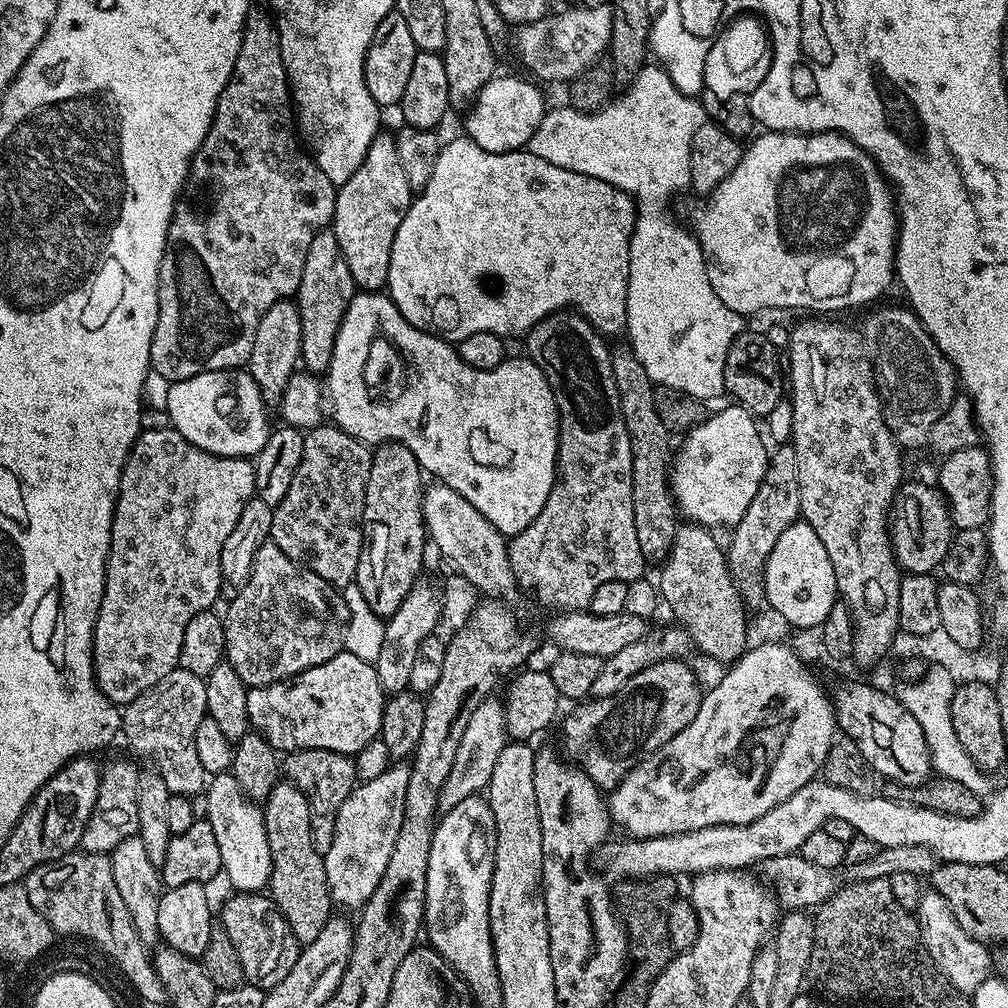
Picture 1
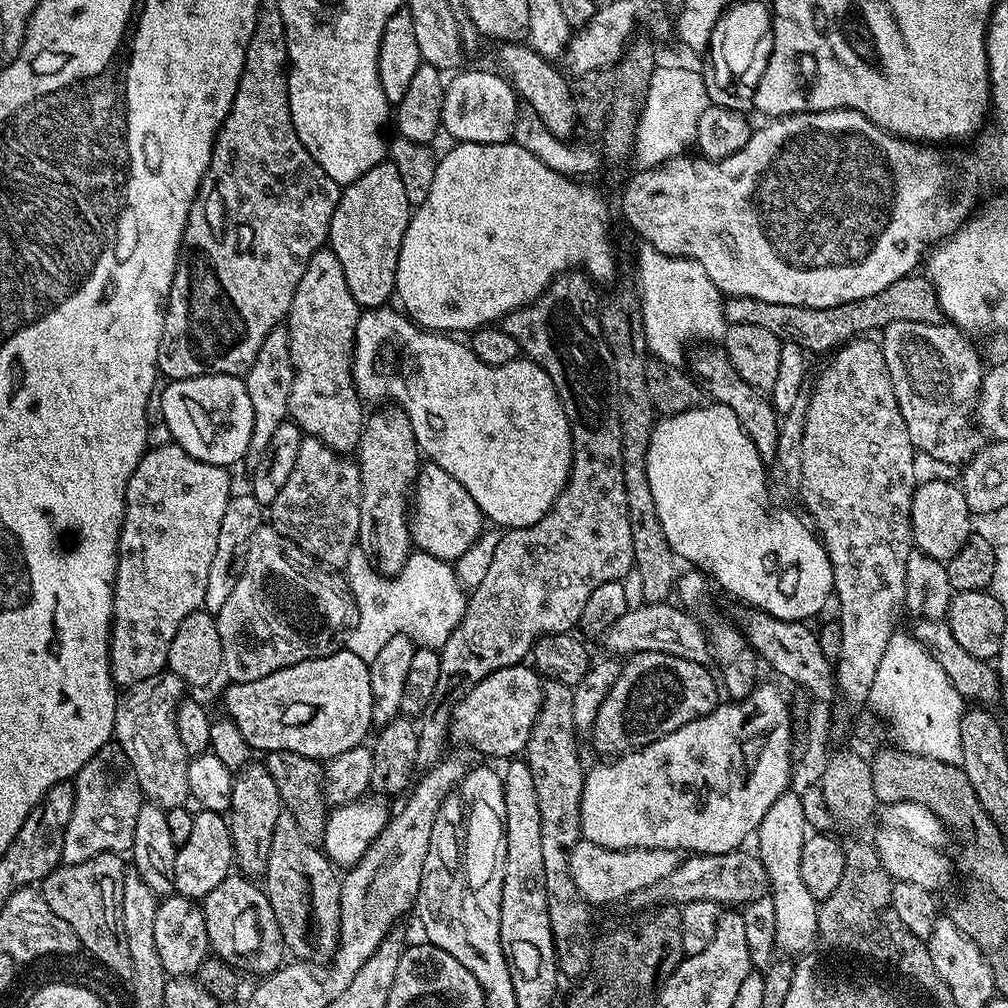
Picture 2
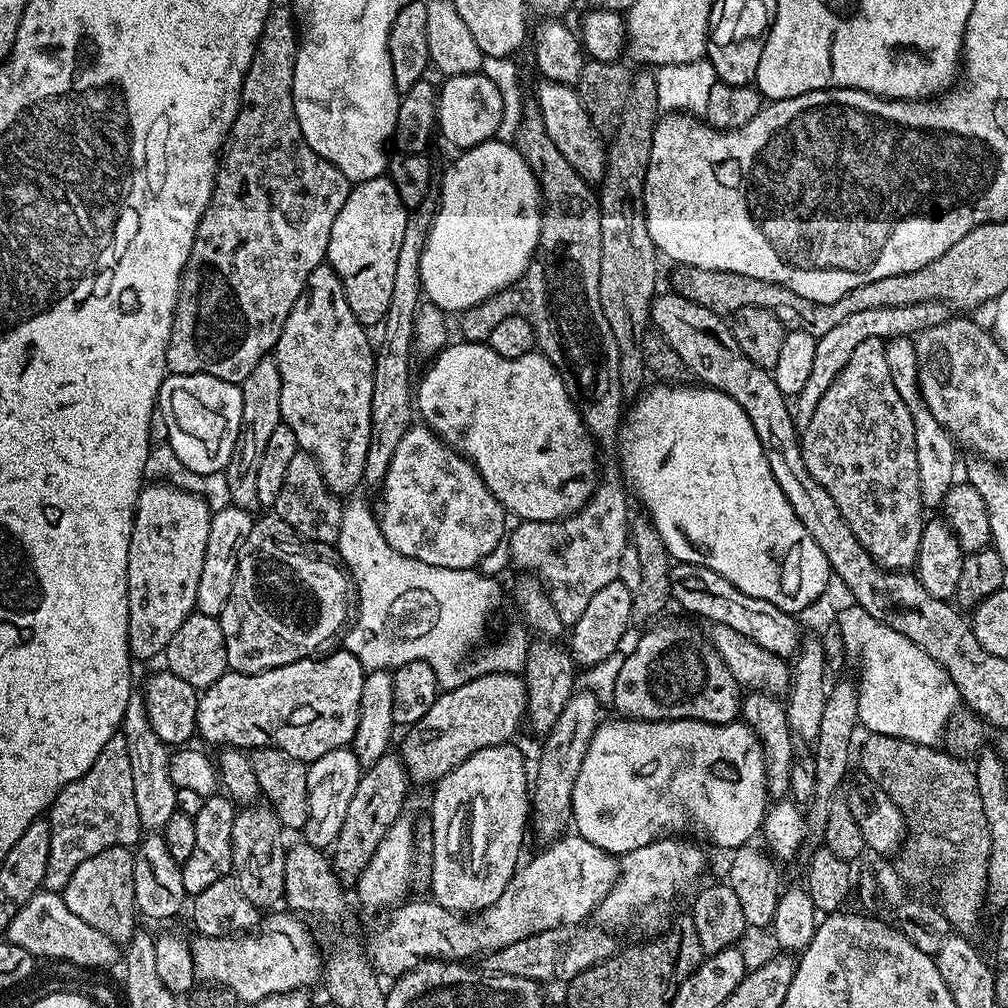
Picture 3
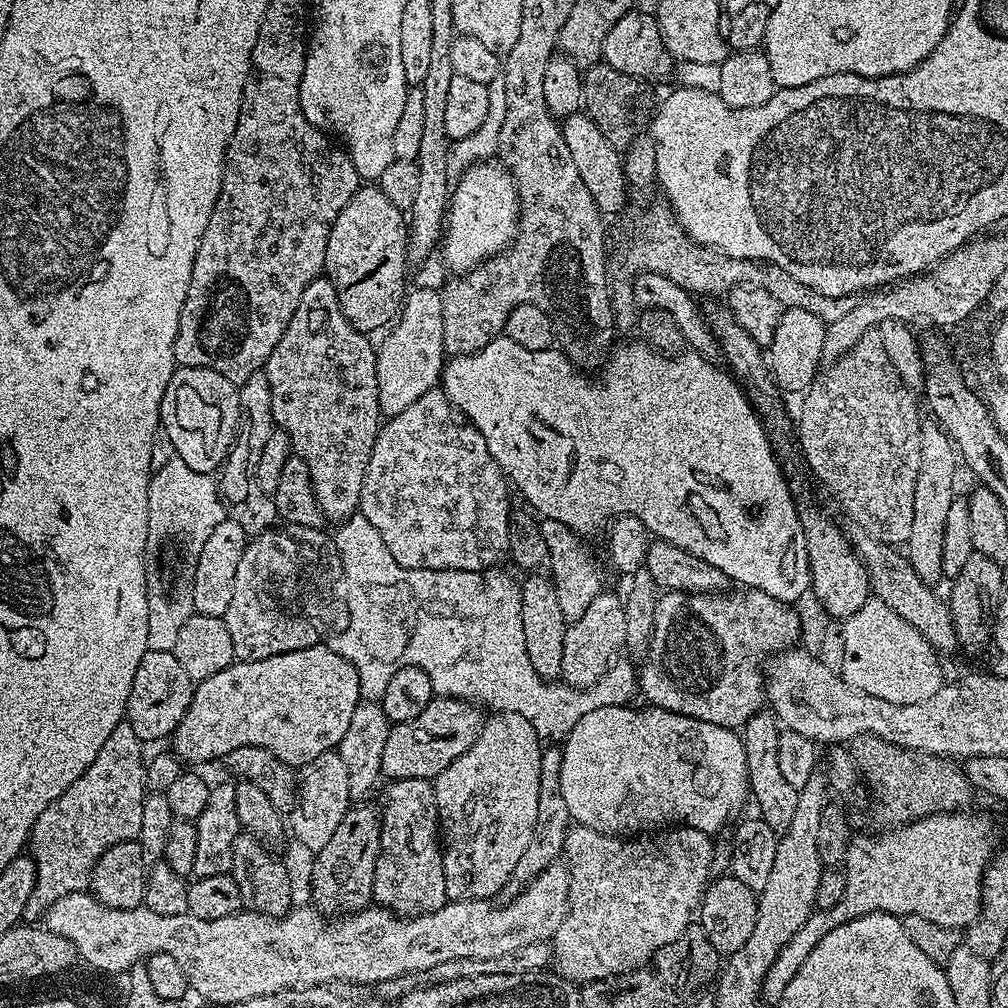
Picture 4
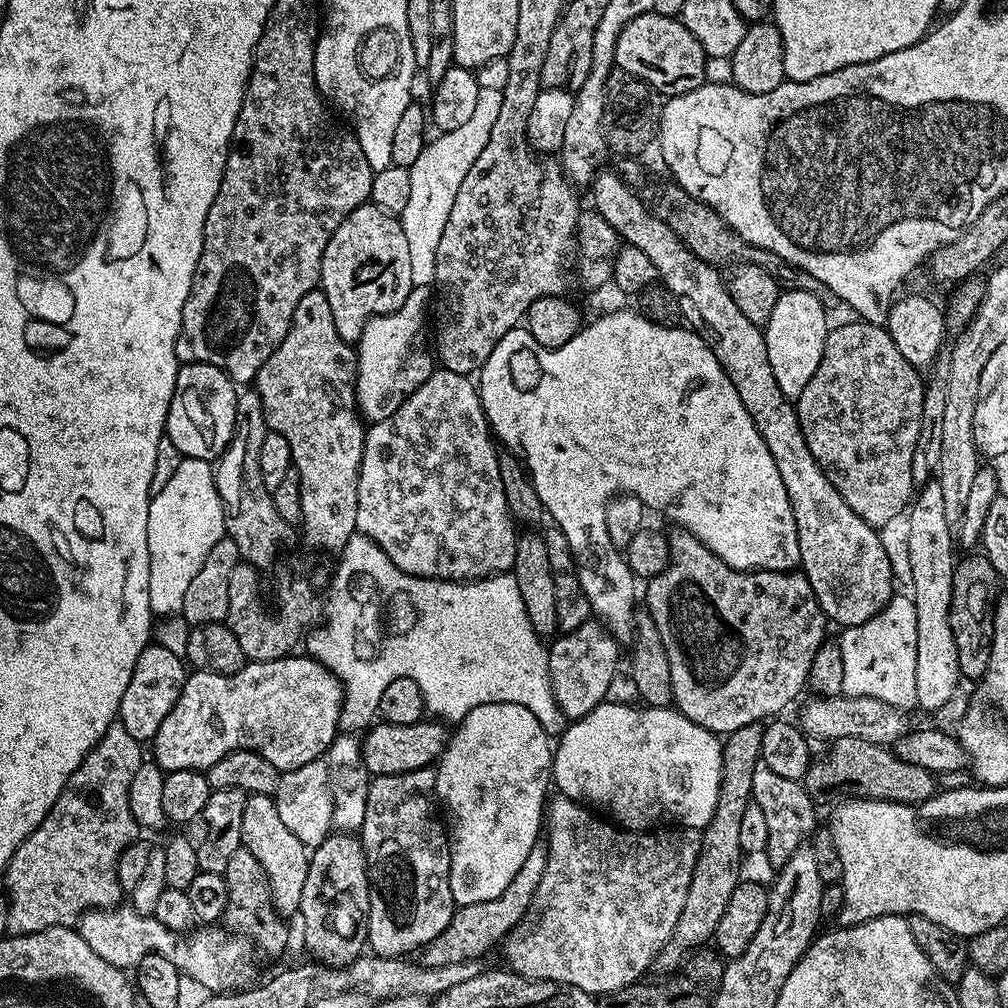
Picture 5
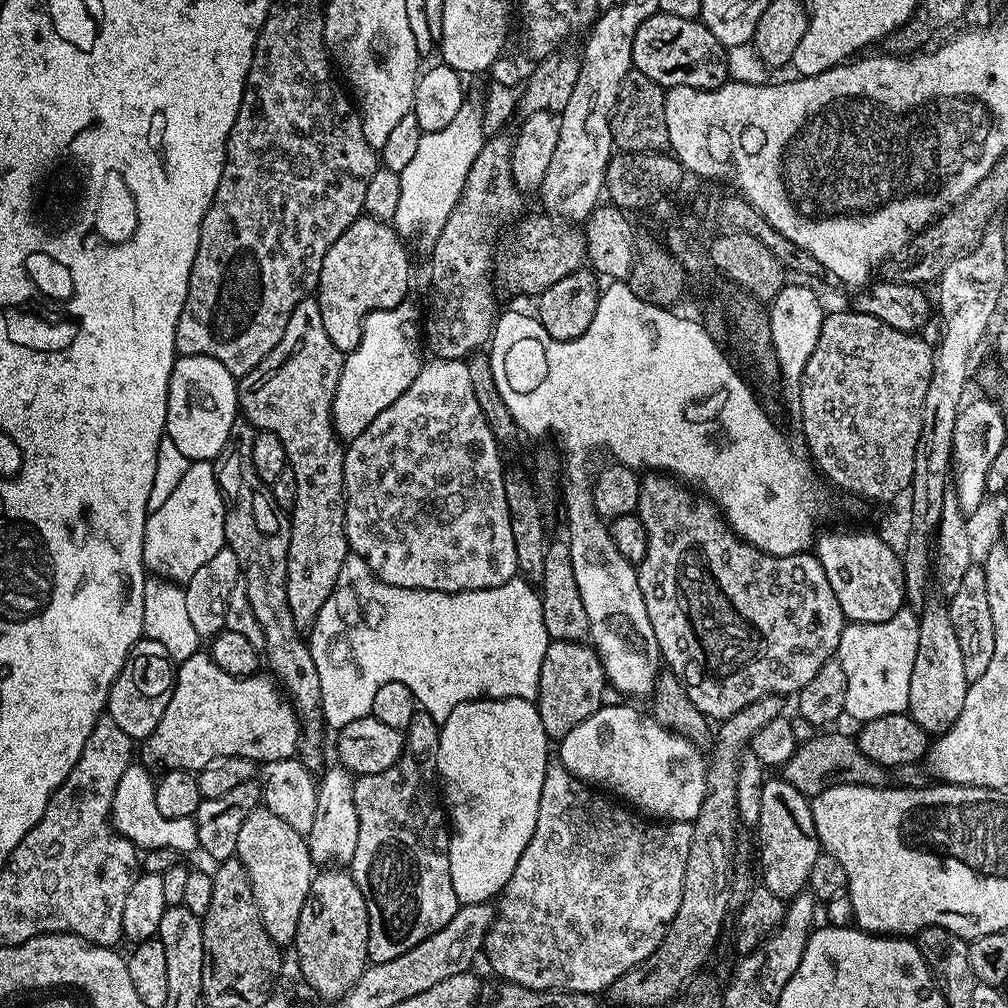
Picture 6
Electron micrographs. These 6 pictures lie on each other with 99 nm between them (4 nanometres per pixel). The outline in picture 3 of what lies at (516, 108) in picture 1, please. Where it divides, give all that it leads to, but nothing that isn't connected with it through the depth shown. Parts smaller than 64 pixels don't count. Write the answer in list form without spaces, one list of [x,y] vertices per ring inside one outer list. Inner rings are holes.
[[[483,71],[470,74],[458,74],[447,77],[438,88],[438,99],[436,102],[436,122],[439,135],[445,136],[456,150],[467,150],[486,144],[488,140],[495,137],[498,130],[498,122],[502,122],[502,94],[498,94],[498,86],[490,82],[490,78],[484,76]]]

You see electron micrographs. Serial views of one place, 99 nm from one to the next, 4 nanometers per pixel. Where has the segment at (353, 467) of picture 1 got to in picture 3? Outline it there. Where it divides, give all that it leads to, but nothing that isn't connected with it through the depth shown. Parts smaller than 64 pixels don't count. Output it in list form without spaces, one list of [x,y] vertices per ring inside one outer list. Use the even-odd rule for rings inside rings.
[[[298,451],[294,454],[294,459],[286,470],[286,479],[282,482],[282,490],[276,499],[274,512],[285,525],[289,524],[298,535],[305,536],[306,539],[313,540],[316,544],[332,546],[340,537],[344,504],[341,497],[335,496],[328,489],[322,478],[322,470],[318,466],[318,462],[314,462],[314,458],[309,452]]]

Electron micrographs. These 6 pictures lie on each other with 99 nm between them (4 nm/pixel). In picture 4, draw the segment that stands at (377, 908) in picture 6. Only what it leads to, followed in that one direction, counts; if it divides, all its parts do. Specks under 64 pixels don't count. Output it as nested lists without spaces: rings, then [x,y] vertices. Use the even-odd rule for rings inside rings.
[[[394,780],[384,792],[380,814],[380,853],[374,870],[372,899],[397,916],[421,916],[449,903],[444,873],[440,811],[431,780]]]

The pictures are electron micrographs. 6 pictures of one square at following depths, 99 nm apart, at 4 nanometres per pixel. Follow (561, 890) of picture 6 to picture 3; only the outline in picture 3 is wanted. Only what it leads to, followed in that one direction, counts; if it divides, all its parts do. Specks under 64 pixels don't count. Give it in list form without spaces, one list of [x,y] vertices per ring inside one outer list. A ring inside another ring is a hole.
[[[665,838],[650,842],[650,846],[630,850],[622,858],[620,879],[596,909],[595,919],[600,919],[597,921],[609,929],[616,928],[626,923],[635,912],[644,912],[659,900],[674,899],[687,884],[699,878],[704,868],[704,852],[699,847],[703,848],[692,838]]]

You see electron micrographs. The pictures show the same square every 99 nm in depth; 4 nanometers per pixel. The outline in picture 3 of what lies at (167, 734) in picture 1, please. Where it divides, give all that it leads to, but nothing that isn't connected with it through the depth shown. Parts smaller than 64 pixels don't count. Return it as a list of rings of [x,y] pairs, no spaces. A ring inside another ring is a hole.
[[[133,694],[126,706],[122,734],[126,738],[126,750],[130,750],[130,770],[134,770],[134,803],[138,806],[141,829],[159,833],[166,826],[170,814],[176,812],[176,787],[170,776],[169,745],[154,734],[150,718],[146,714],[144,697]]]

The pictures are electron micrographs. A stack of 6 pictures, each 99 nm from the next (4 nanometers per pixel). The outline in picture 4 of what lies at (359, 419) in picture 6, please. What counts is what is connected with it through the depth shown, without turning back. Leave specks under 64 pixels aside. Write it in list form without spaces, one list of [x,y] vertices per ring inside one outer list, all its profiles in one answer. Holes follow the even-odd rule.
[[[416,288],[403,297],[402,307],[394,323],[387,329],[388,337],[376,348],[376,378],[380,410],[385,417],[396,416],[422,394],[433,391],[441,383],[446,363],[442,338],[442,295],[432,288]]]

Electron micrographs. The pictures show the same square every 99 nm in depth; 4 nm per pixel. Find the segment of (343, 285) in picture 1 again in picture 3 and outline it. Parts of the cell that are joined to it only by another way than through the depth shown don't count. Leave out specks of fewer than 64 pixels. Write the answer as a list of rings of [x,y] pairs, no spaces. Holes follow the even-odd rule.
[[[325,262],[319,264],[310,274],[308,284],[302,290],[302,294],[298,294],[298,302],[294,302],[294,310],[290,314],[290,318],[286,318],[286,322],[282,326],[282,334],[278,338],[274,349],[276,357],[276,365],[278,366],[278,374],[282,374],[282,398],[280,399],[280,419],[286,425],[290,426],[290,430],[294,430],[294,438],[298,438],[298,446],[301,452],[309,452],[314,458],[314,462],[318,462],[318,466],[322,470],[322,478],[326,482],[328,489],[341,498],[348,498],[353,495],[352,492],[356,488],[356,483],[364,480],[364,471],[366,470],[366,450],[370,447],[370,398],[374,394],[374,370],[376,369],[376,358],[374,355],[374,344],[368,341],[365,325],[358,322],[358,318],[354,318],[354,314],[350,310],[350,302],[346,302],[346,290],[342,286],[342,282],[338,278],[338,274],[332,268],[332,265]]]

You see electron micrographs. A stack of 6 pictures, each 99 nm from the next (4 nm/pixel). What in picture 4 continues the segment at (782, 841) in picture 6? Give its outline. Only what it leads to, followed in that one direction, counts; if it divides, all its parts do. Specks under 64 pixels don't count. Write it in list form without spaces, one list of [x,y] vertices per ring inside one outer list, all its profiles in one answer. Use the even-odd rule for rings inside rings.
[[[761,710],[742,726],[742,739],[748,762],[748,787],[751,799],[760,807],[759,815],[770,827],[783,830],[790,826],[790,818],[794,818],[794,809],[798,806],[798,789],[790,786],[786,778],[782,778],[778,766],[778,738],[782,731],[771,711]]]

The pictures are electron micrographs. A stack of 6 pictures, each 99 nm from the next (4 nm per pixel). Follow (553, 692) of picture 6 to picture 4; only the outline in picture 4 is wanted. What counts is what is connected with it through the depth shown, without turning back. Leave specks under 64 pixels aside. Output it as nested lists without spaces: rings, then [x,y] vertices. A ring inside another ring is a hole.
[[[608,590],[600,591],[586,606],[582,618],[571,621],[566,630],[566,638],[562,642],[562,670],[560,676],[563,683],[573,688],[588,688],[598,683],[604,676],[613,659],[621,655],[626,642],[626,614],[624,601],[619,595]]]

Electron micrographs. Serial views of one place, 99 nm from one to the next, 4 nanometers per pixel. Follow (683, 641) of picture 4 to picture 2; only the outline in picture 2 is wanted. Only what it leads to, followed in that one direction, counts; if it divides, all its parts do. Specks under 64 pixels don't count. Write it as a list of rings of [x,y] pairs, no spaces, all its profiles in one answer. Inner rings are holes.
[[[633,652],[623,661],[617,681],[606,694],[605,701],[598,709],[598,716],[590,731],[592,744],[600,752],[605,752],[605,757],[612,758],[638,748],[643,748],[659,736],[670,734],[706,714],[715,710],[721,703],[722,692],[718,687],[715,675],[707,672],[704,664],[695,664],[692,660],[671,656],[665,652]]]

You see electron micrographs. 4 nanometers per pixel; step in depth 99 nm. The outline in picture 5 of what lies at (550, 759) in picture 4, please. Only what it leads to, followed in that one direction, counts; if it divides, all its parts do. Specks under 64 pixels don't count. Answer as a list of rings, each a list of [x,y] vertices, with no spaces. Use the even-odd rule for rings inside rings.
[[[538,842],[534,849],[530,850],[526,862],[522,862],[522,870],[514,874],[510,886],[506,886],[506,890],[498,894],[498,898],[490,898],[490,902],[474,902],[457,907],[452,913],[450,926],[446,926],[443,934],[434,938],[432,943],[423,949],[423,963],[427,966],[446,966],[450,962],[466,962],[487,957],[487,952],[496,943],[497,947],[519,925],[516,923],[527,914],[528,908],[530,912],[536,899],[538,882],[542,880],[542,874],[546,870],[547,857],[547,845]]]

